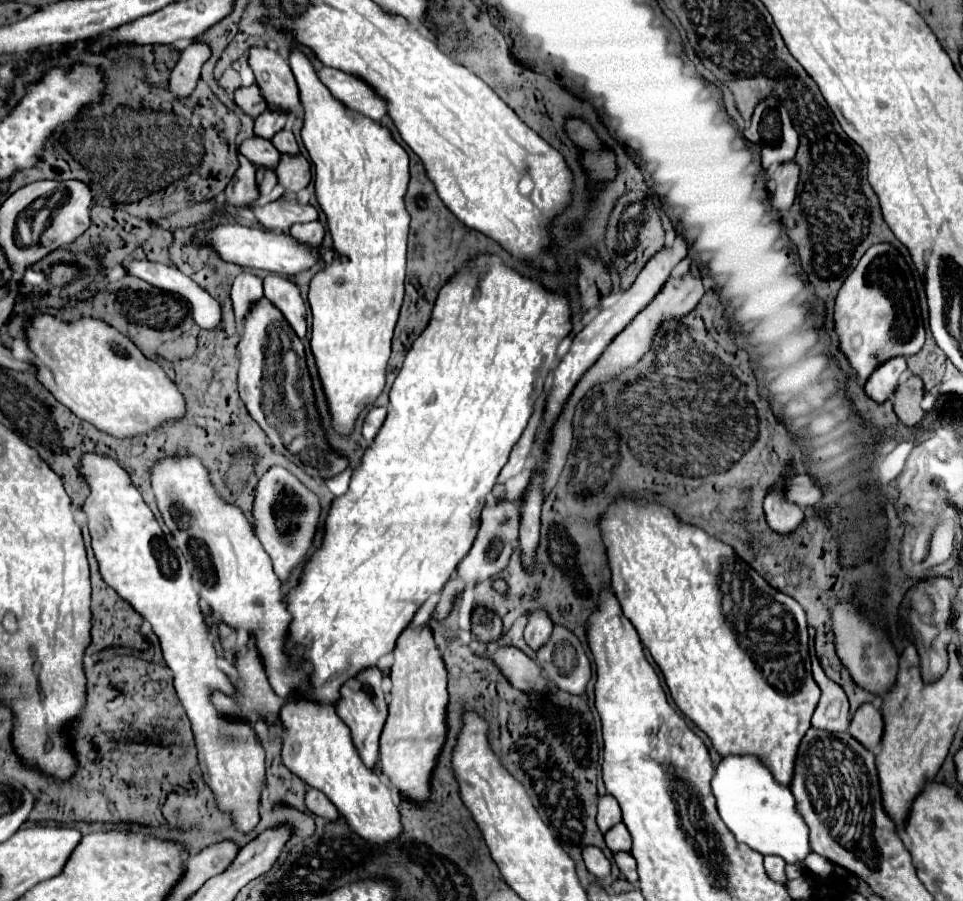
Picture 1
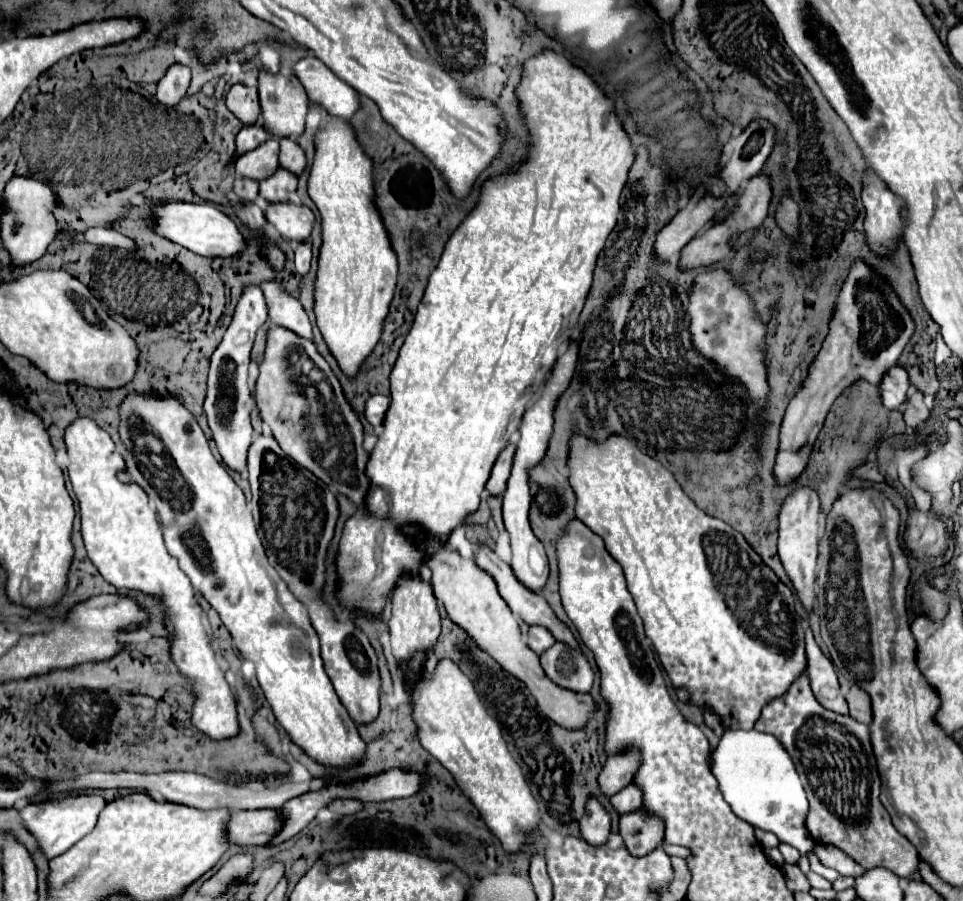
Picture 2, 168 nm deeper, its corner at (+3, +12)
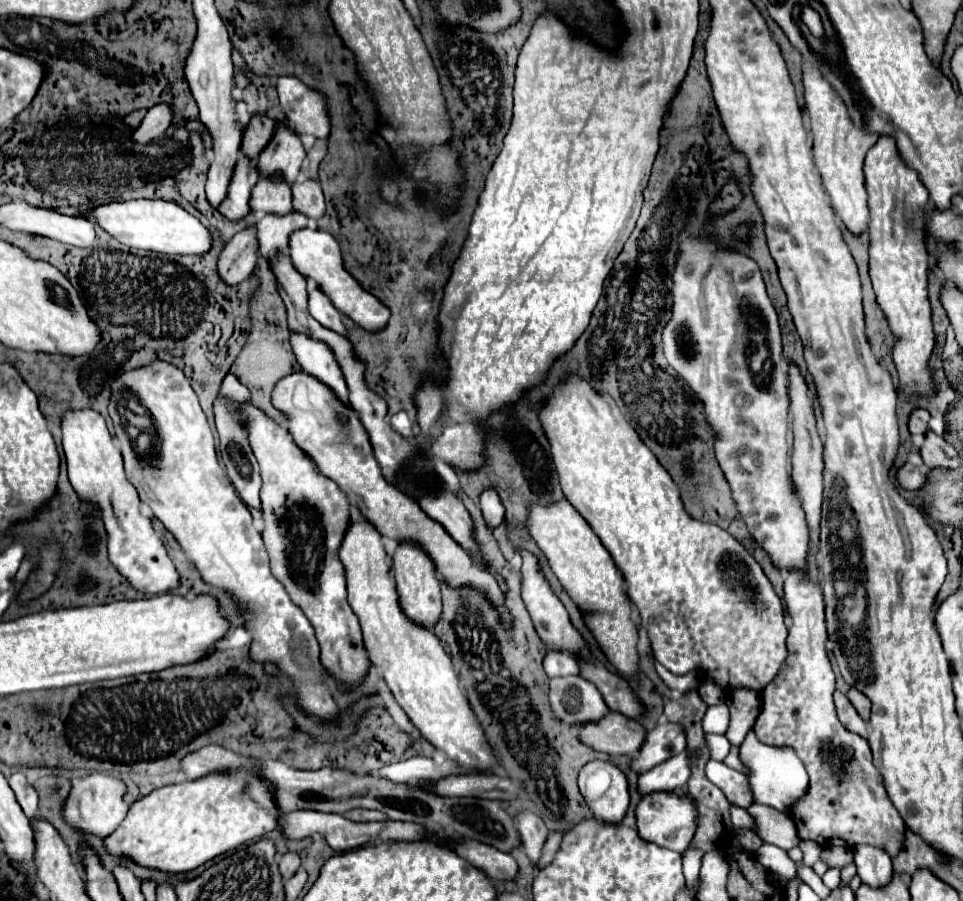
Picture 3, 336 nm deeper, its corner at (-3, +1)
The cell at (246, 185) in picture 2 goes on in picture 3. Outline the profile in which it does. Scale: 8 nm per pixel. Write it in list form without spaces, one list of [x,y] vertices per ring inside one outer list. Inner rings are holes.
[[[244,229],[232,237],[218,257],[218,275],[228,285],[238,285],[250,277],[258,257],[256,231]]]

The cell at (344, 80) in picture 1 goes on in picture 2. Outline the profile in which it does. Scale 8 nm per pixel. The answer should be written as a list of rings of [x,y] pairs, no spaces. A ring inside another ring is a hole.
[[[306,56],[294,66],[294,74],[300,78],[306,94],[312,102],[322,104],[328,114],[340,118],[352,118],[360,110],[360,98],[352,86],[340,80],[324,62],[316,56]]]

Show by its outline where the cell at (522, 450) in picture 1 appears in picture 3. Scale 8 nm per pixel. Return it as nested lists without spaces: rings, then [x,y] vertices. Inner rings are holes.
[[[486,489],[482,493],[480,507],[482,507],[482,515],[484,515],[488,529],[494,529],[504,521],[504,509],[502,509],[502,503],[498,501],[498,493],[494,493],[494,489]]]

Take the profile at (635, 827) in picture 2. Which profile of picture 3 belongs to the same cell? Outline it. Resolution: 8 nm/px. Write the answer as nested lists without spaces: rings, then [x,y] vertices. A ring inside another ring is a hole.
[[[662,791],[662,793],[648,793],[642,797],[640,805],[636,807],[636,827],[644,841],[652,841],[660,847],[684,853],[694,837],[696,823],[698,823],[698,807],[690,793],[674,793],[674,791]]]

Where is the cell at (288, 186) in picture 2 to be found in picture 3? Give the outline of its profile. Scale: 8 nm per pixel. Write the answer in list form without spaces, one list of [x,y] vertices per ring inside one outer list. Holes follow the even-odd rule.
[[[288,213],[286,217],[262,217],[256,223],[256,237],[258,237],[258,249],[264,259],[272,259],[274,253],[286,253],[288,251],[288,239],[290,233],[308,227],[308,219],[300,213]]]

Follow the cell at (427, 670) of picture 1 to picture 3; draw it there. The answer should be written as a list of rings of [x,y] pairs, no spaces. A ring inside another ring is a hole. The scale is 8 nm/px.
[[[400,541],[394,555],[392,555],[392,569],[400,593],[400,605],[404,613],[412,619],[418,621],[420,625],[432,627],[440,613],[442,613],[442,601],[440,601],[440,583],[436,577],[436,565],[430,557],[426,557],[426,551],[420,549],[418,543],[414,541]]]

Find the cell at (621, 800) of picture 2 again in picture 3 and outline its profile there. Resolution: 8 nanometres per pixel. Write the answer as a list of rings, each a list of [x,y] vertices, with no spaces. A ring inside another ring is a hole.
[[[684,749],[682,753],[670,757],[668,761],[658,763],[654,769],[646,771],[638,779],[638,789],[642,795],[650,791],[670,791],[676,787],[684,787],[690,779],[690,759],[694,753],[690,749]]]

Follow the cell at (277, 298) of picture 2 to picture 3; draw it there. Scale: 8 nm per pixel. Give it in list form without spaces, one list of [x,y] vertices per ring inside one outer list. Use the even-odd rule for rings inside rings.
[[[292,333],[290,341],[292,341],[294,355],[296,355],[300,367],[304,369],[304,373],[308,373],[314,379],[318,379],[320,383],[324,383],[328,389],[334,391],[334,395],[344,405],[348,405],[346,381],[334,361],[334,355],[330,353],[330,347],[326,343],[314,341],[314,339],[300,335],[300,333]]]

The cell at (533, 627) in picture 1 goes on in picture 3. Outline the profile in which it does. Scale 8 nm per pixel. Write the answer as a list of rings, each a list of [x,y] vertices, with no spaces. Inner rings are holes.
[[[550,653],[546,655],[544,669],[548,677],[568,677],[568,675],[580,675],[578,661],[574,657],[566,657],[566,653]]]

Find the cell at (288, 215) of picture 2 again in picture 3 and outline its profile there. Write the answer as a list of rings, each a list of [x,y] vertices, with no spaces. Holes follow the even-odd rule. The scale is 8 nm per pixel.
[[[302,229],[290,237],[290,259],[294,267],[306,279],[312,279],[320,287],[320,291],[332,301],[332,305],[340,313],[350,317],[358,327],[366,331],[380,331],[386,327],[390,319],[390,309],[384,303],[380,303],[374,295],[364,291],[362,285],[344,269],[340,247],[334,237],[322,233],[320,229]]]

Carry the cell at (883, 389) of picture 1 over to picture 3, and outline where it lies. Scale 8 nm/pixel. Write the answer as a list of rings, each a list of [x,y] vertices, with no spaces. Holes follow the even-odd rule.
[[[916,409],[910,415],[910,433],[914,437],[924,437],[928,433],[928,421],[930,421],[930,413],[924,409]]]

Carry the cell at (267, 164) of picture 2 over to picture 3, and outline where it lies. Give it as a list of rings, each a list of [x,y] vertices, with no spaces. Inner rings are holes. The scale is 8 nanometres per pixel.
[[[258,179],[258,185],[254,185],[250,205],[254,211],[278,215],[278,217],[294,211],[292,209],[292,191],[288,185],[282,185],[282,181]]]

